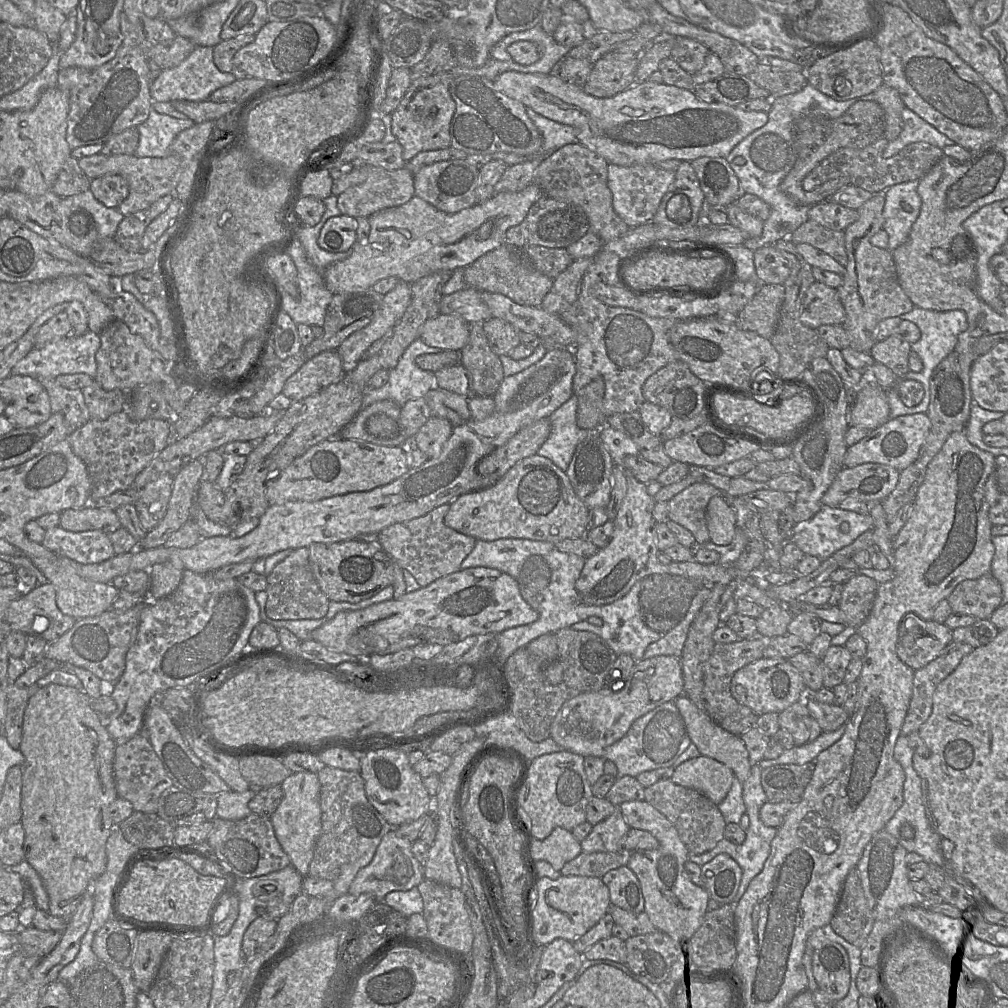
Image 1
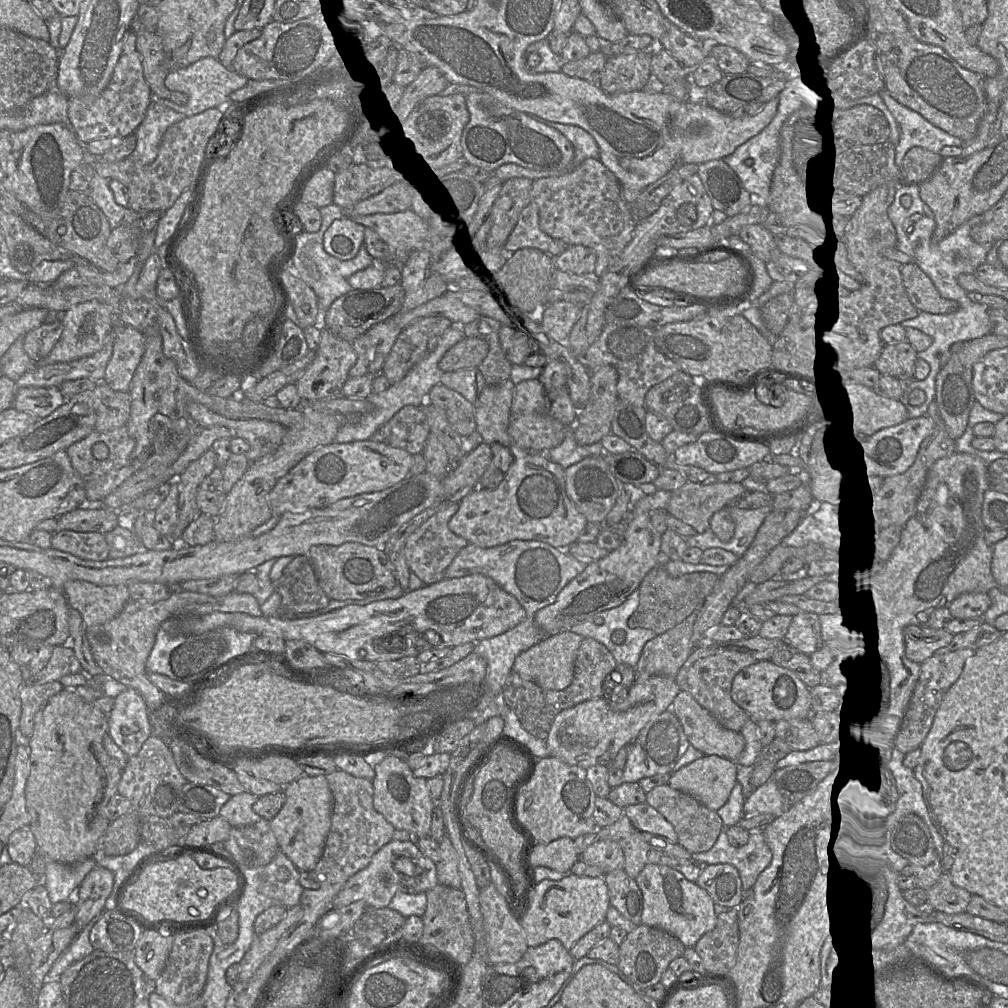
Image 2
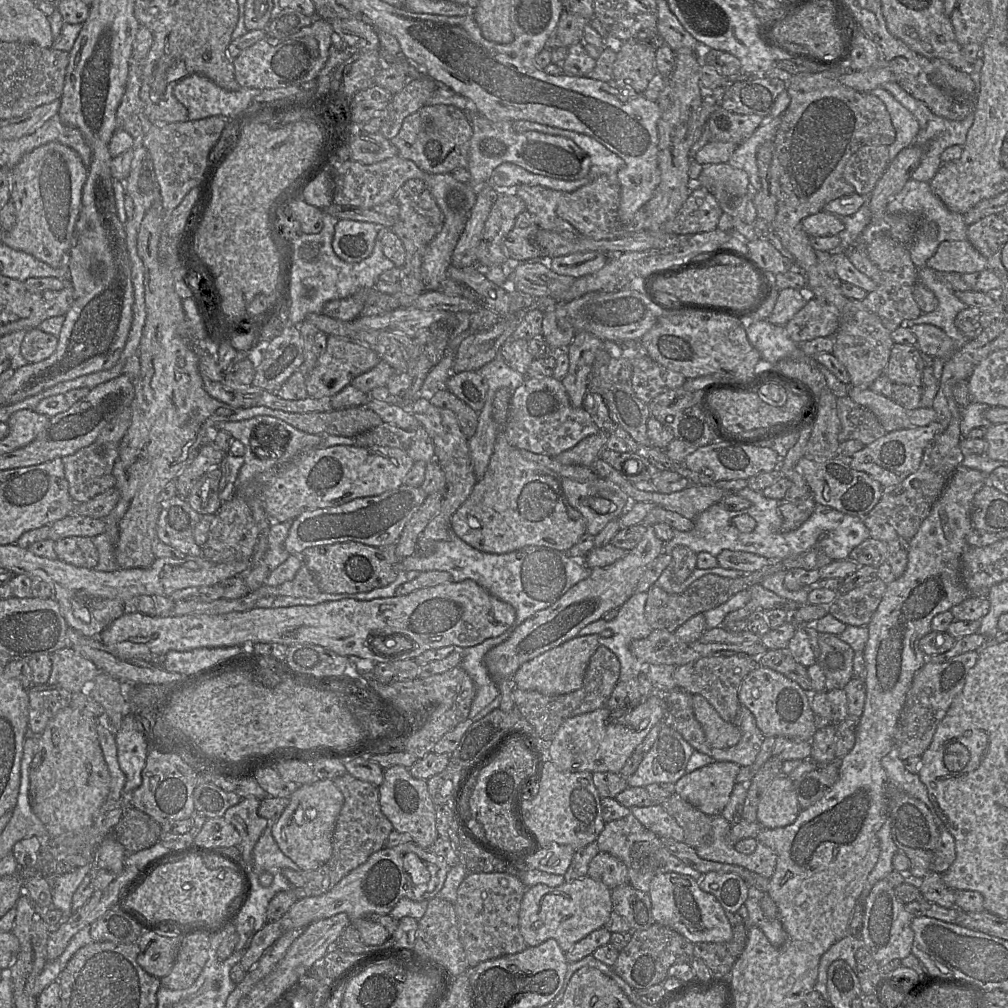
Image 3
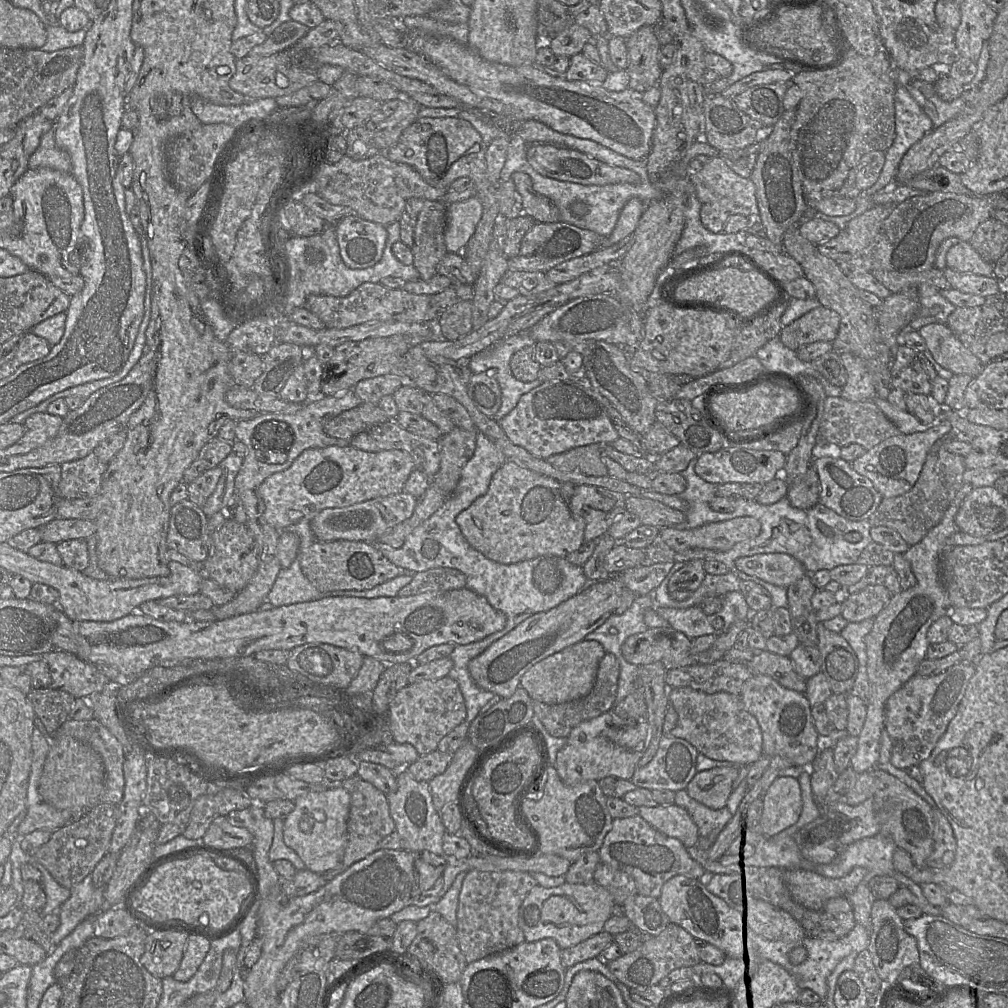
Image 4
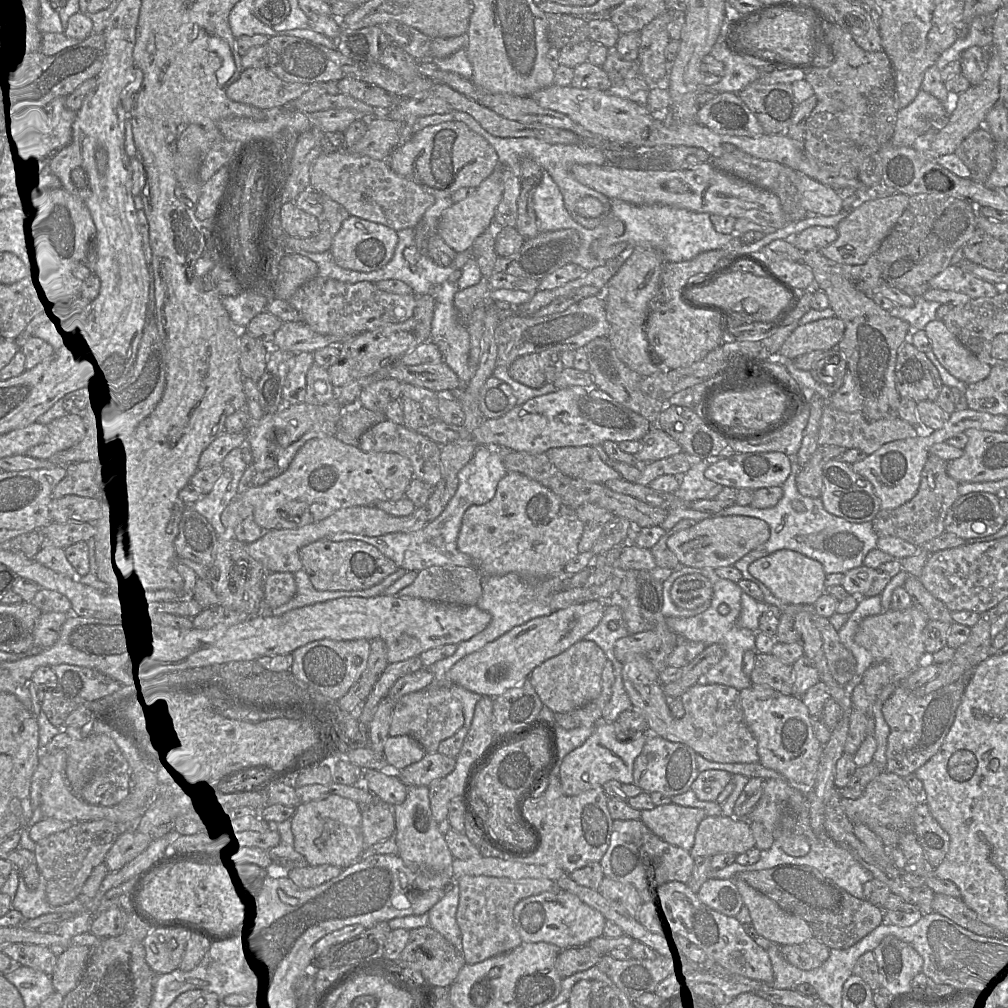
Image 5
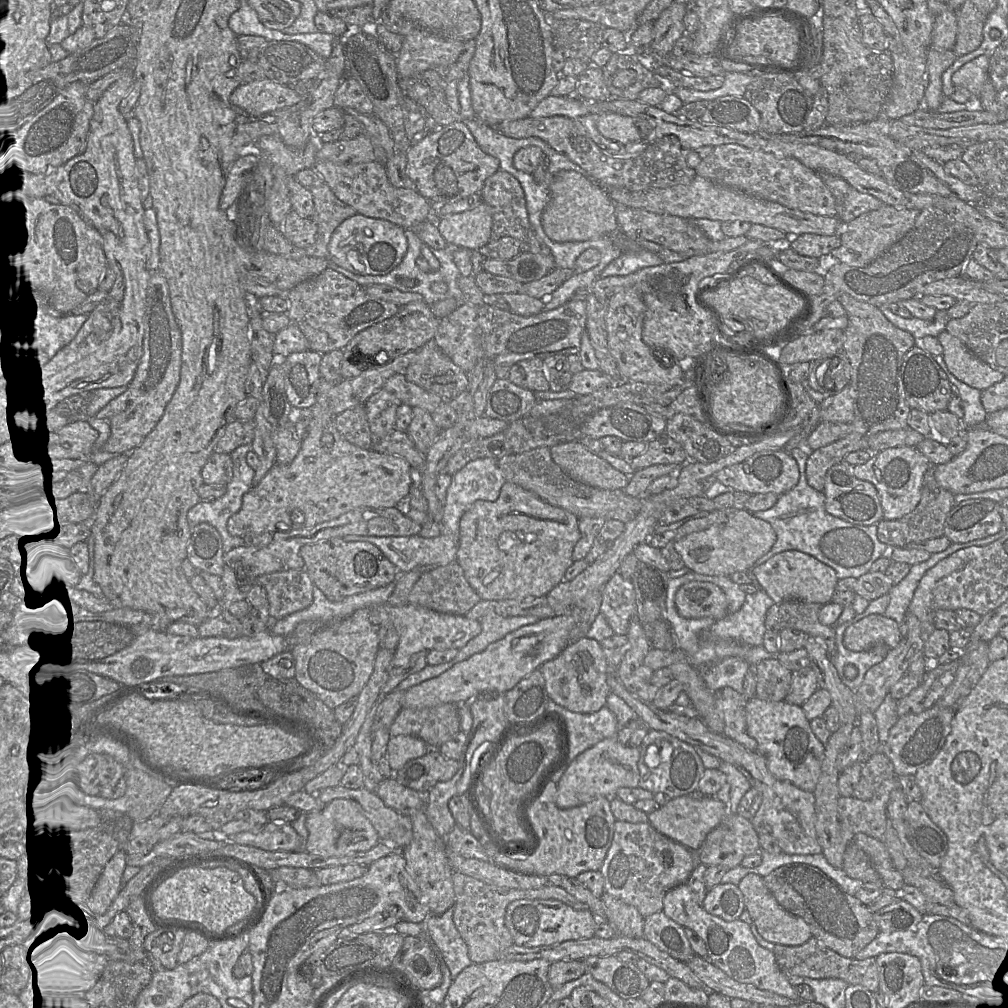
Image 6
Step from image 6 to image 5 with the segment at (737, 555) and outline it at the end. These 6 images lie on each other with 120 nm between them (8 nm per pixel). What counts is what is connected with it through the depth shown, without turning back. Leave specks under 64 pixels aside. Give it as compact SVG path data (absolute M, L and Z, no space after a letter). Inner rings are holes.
M732 515L704 519L690 528L680 530L668 537L667 545L682 566L717 569L733 566L747 553L765 543L769 537L770 528L764 520Z

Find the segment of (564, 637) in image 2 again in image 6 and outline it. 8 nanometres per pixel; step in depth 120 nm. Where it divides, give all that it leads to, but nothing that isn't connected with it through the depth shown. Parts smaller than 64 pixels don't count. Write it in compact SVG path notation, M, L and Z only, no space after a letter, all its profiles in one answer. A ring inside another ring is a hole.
M582 637L570 643L556 658L544 663L539 670L545 679L549 698L560 706L578 713L594 713L606 705L610 688L607 683L610 669L600 642L588 637Z

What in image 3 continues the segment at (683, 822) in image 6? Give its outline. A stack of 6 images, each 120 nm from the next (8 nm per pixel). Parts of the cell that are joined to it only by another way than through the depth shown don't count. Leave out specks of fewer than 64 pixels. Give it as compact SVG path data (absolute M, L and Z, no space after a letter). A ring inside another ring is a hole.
M661 804L648 807L632 807L633 814L648 830L660 837L671 838L677 842L684 842L685 835L682 827L677 823Z

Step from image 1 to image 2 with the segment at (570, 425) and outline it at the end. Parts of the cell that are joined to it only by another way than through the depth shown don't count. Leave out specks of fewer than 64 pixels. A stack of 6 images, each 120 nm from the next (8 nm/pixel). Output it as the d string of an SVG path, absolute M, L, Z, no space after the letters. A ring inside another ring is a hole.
M567 427L566 436L562 443L547 451L545 455L547 459L566 469L586 457L604 457L604 447L601 442L590 445L579 445L575 440L573 427Z

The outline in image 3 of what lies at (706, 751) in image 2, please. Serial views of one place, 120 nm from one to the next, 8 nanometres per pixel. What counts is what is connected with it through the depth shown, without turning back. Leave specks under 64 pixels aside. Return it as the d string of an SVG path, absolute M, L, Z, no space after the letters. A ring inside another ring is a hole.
M700 694L692 695L692 705L696 719L701 724L707 742L714 748L728 748L741 739L739 728L724 721L715 708Z

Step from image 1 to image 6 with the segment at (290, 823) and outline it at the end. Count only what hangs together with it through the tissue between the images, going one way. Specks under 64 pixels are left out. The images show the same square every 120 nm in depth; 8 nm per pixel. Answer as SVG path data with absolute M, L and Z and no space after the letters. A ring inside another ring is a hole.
M334 799L321 811L307 812L306 828L308 838L305 850L323 857L339 857L368 851L381 841L376 829L357 803L348 799Z

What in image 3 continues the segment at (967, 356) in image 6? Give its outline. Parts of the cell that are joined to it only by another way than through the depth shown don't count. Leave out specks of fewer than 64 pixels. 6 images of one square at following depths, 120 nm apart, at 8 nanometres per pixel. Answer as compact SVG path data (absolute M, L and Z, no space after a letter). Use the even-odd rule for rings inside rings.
M931 324L910 327L917 338L917 348L931 358L949 359L957 350L956 343L940 328Z

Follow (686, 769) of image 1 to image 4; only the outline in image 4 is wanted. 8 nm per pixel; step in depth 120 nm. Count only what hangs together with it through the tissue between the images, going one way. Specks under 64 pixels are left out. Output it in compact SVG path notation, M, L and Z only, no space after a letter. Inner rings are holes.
M714 767L697 772L687 785L686 791L705 806L714 810L721 809L726 806L738 771L734 767Z

